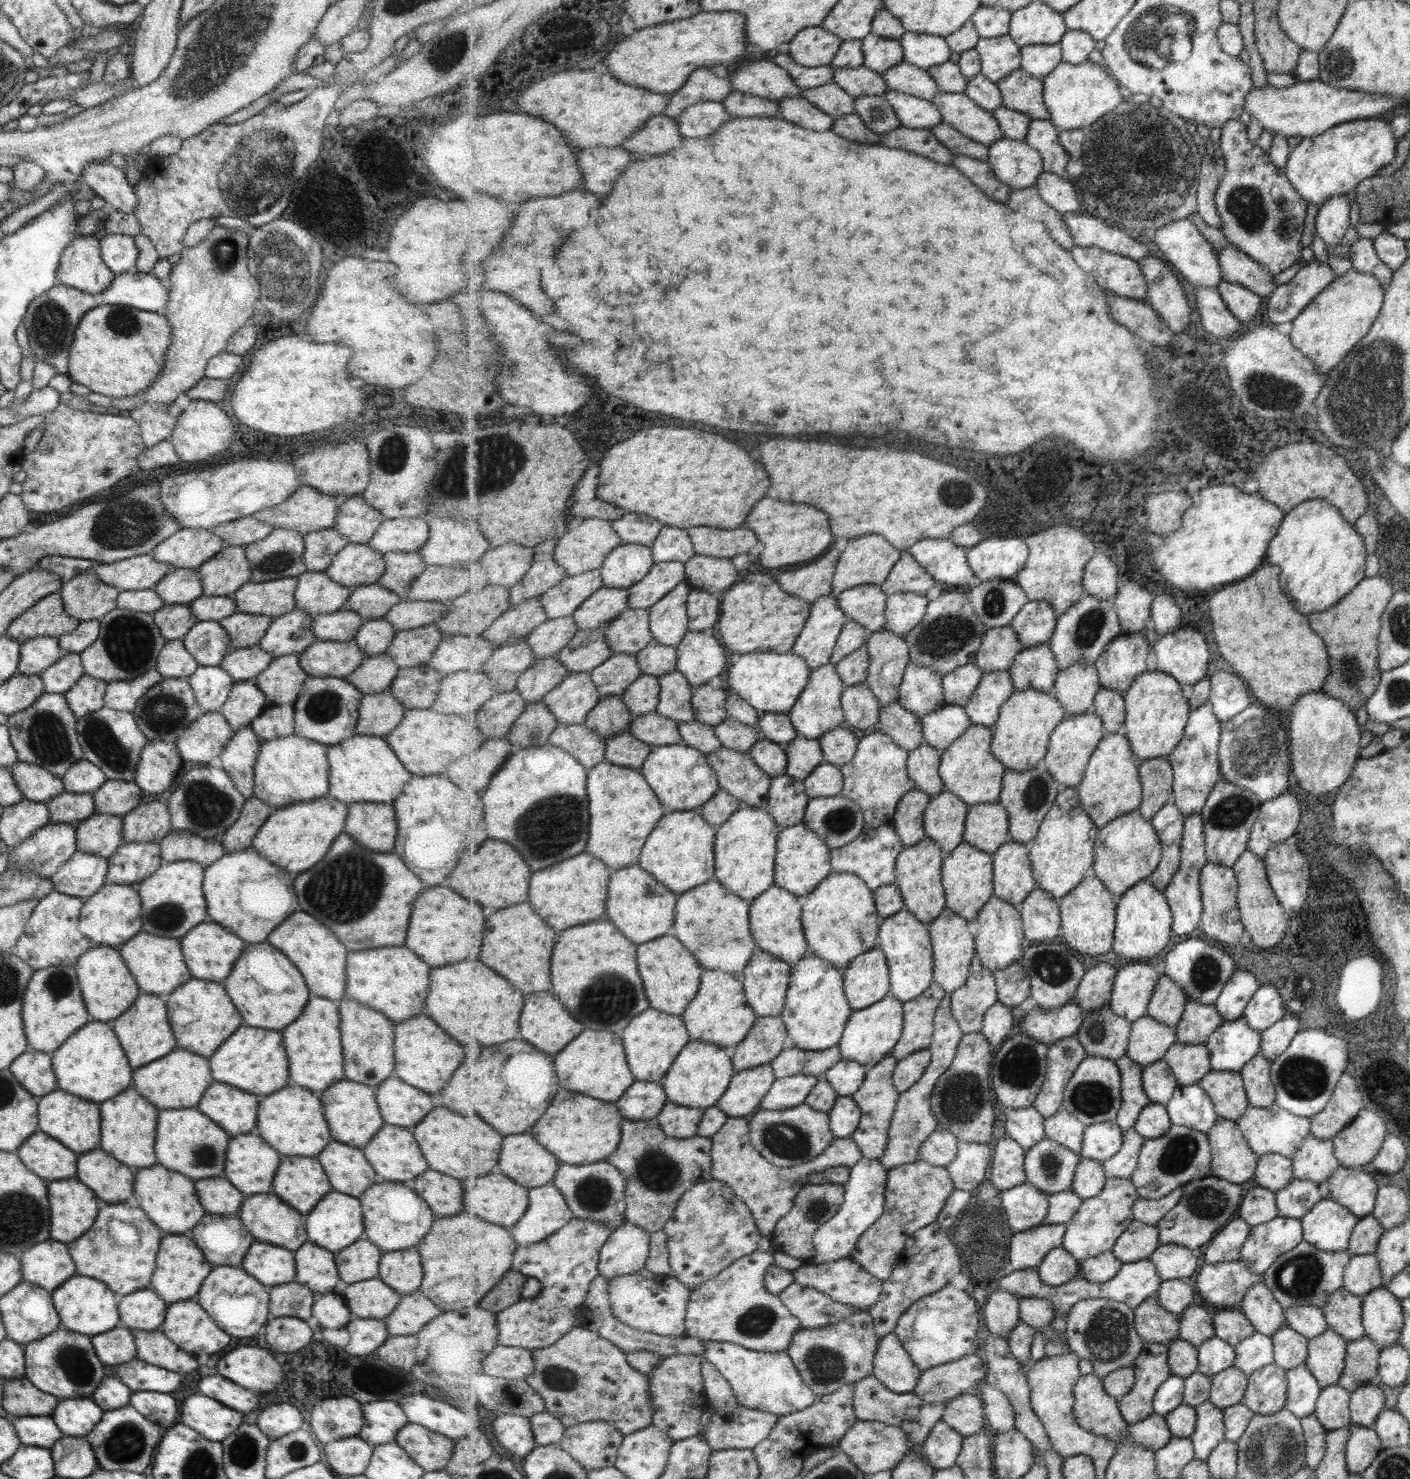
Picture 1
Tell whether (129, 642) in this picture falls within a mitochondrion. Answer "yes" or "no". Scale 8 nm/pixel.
yes

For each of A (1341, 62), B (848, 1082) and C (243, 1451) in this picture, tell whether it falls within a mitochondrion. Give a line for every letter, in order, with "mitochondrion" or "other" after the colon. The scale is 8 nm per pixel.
A: mitochondrion
B: other
C: mitochondrion

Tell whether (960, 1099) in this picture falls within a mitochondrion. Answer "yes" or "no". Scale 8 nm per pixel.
yes

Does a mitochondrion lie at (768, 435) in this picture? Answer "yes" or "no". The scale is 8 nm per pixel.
no

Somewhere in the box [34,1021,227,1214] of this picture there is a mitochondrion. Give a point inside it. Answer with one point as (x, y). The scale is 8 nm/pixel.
(205, 1155)

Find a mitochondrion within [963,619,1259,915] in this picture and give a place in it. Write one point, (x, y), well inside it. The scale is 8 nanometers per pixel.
(1230, 812)

